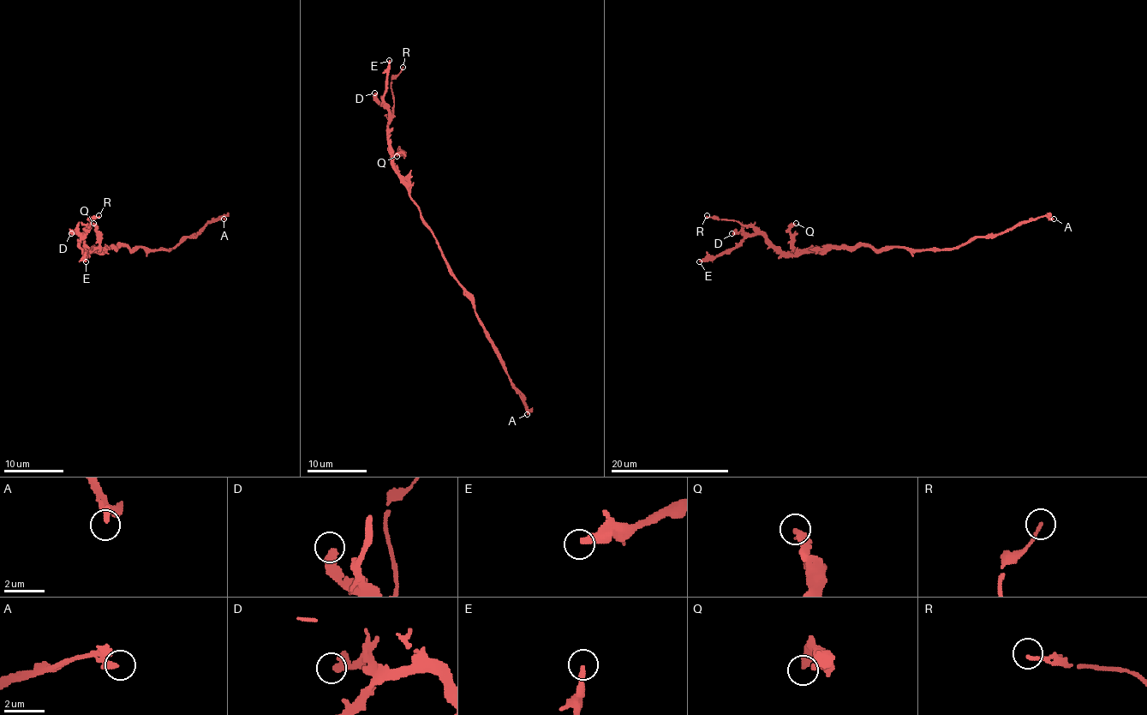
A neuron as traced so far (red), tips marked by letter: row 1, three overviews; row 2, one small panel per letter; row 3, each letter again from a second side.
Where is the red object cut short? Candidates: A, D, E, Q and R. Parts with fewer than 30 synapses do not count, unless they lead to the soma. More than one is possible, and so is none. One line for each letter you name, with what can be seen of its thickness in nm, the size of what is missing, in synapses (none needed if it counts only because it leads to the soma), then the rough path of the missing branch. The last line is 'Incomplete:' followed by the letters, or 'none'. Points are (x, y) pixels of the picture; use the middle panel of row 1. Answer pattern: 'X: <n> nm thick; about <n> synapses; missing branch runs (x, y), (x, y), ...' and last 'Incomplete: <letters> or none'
E: 280 nm thick; about 70 synapses
Incomplete: E

